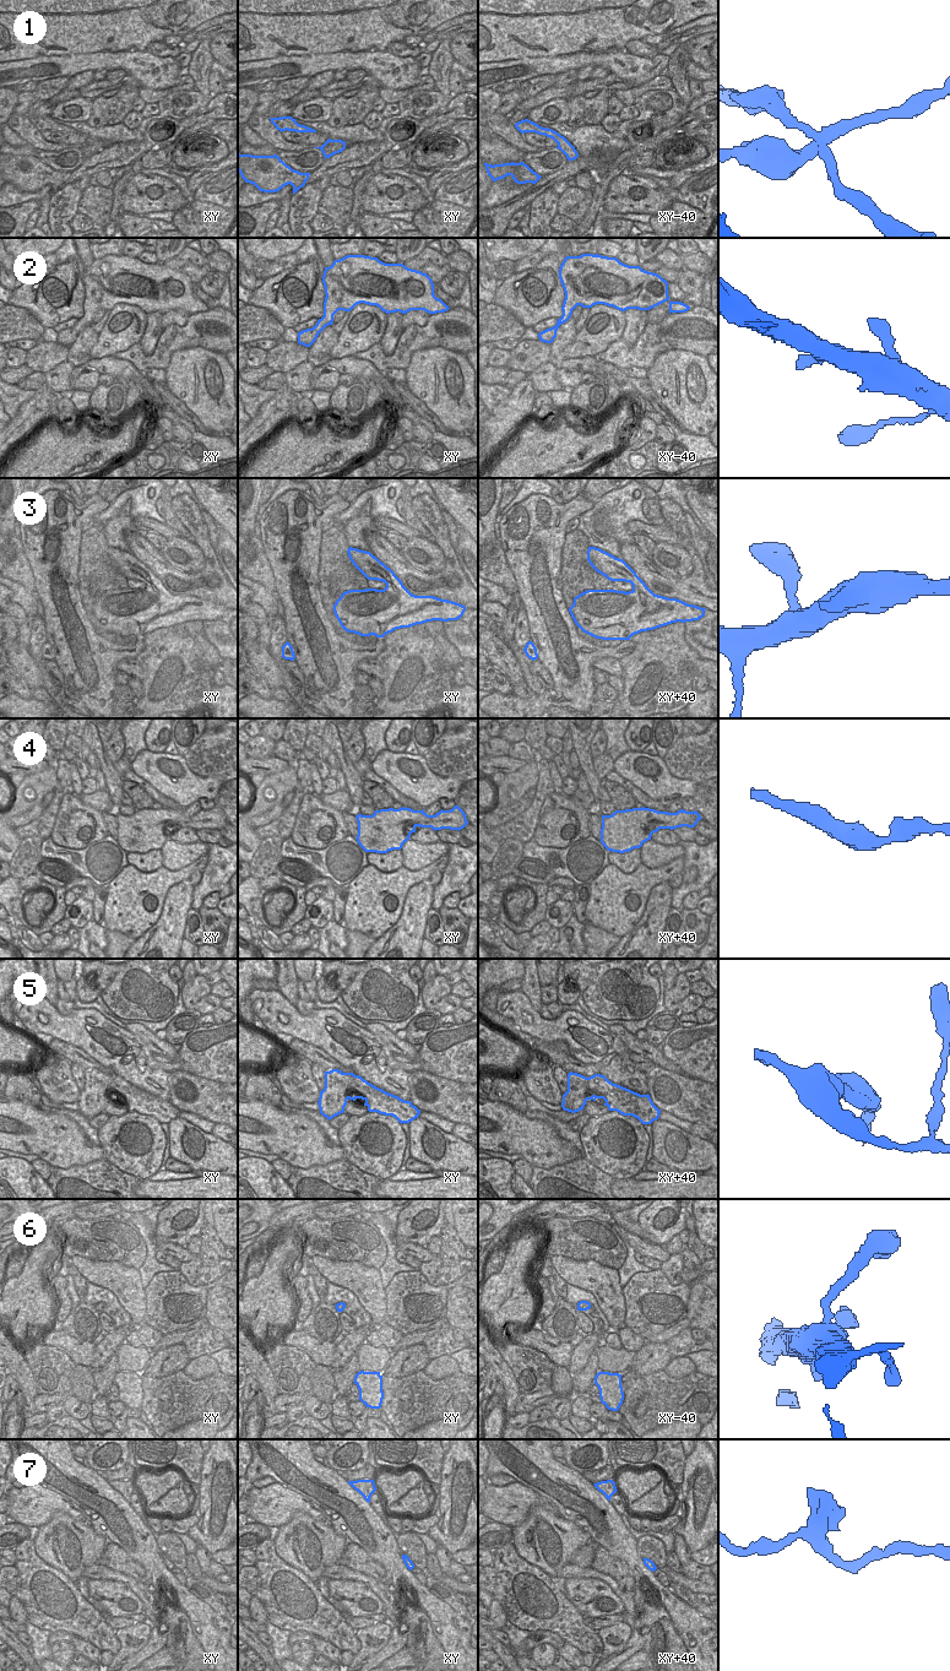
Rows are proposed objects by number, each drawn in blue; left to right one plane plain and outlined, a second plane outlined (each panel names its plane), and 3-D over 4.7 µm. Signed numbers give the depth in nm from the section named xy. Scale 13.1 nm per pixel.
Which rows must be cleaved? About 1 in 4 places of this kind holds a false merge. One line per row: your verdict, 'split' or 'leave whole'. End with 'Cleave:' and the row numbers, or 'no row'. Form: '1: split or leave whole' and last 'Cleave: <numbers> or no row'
1: split
2: leave whole
3: leave whole
4: leave whole
5: leave whole
6: leave whole
7: leave whole
Cleave: 1

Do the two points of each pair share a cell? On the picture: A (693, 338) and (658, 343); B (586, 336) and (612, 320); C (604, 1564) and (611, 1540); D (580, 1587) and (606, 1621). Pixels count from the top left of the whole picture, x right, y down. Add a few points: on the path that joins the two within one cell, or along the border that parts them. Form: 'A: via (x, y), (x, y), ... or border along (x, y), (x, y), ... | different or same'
A: via (684, 338), (667, 338) | same
B: via (592, 336), (606, 324) | same
C: border along (600, 1545), (611, 1555), (620, 1558), (630, 1569) | different
D: border along (623, 1611), (615, 1615), (585, 1617) | different

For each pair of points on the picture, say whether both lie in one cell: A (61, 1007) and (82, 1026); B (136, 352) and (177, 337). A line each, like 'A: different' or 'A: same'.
A: different
B: same

